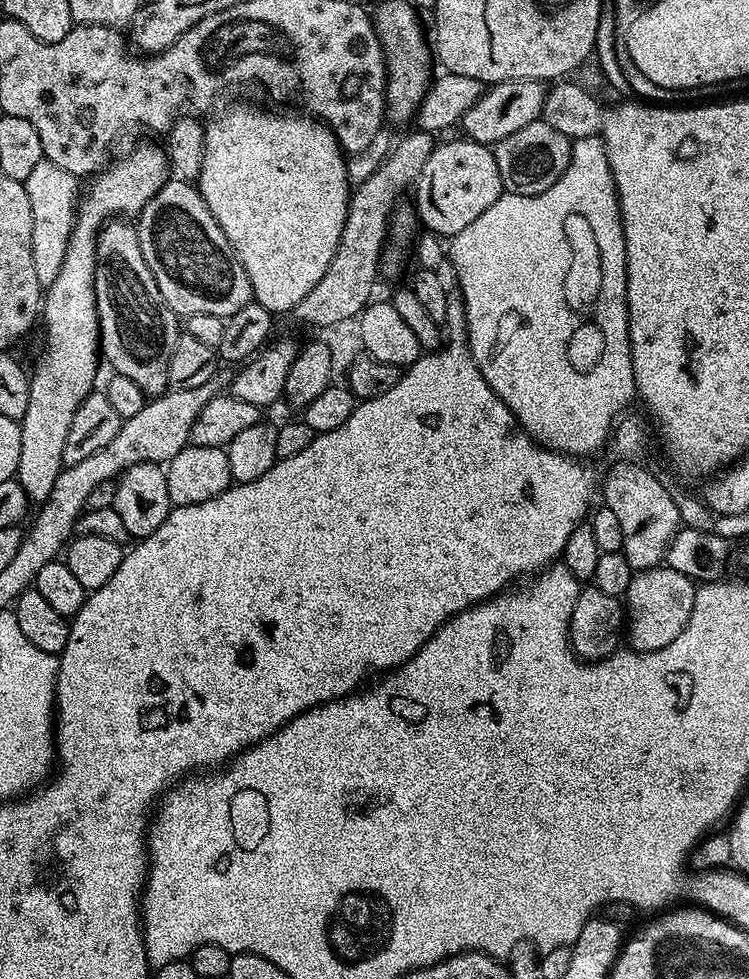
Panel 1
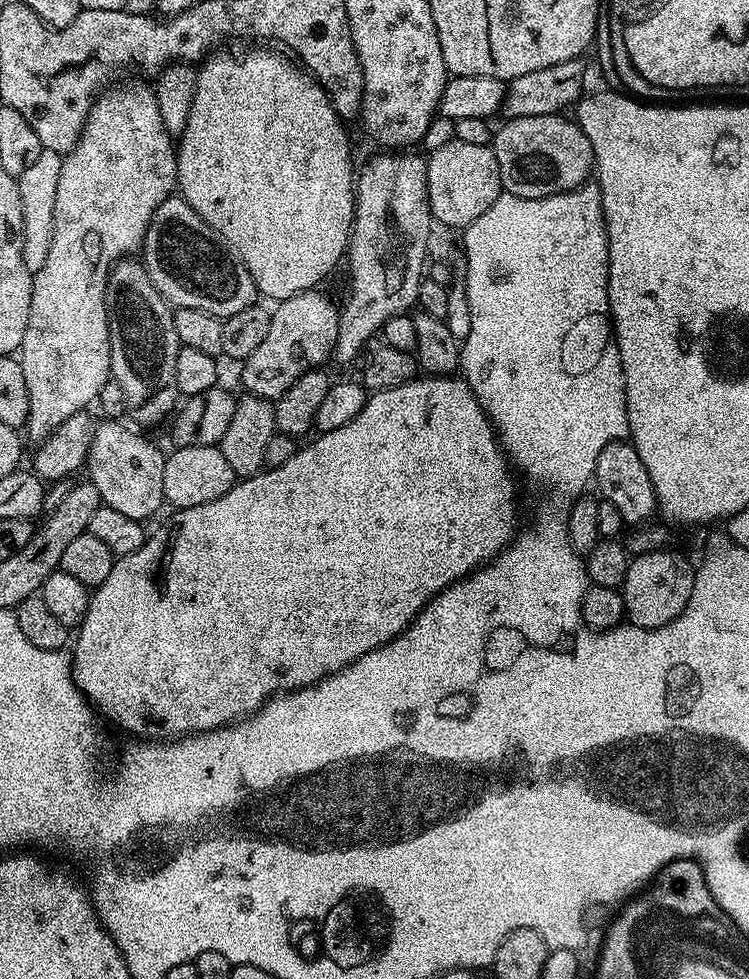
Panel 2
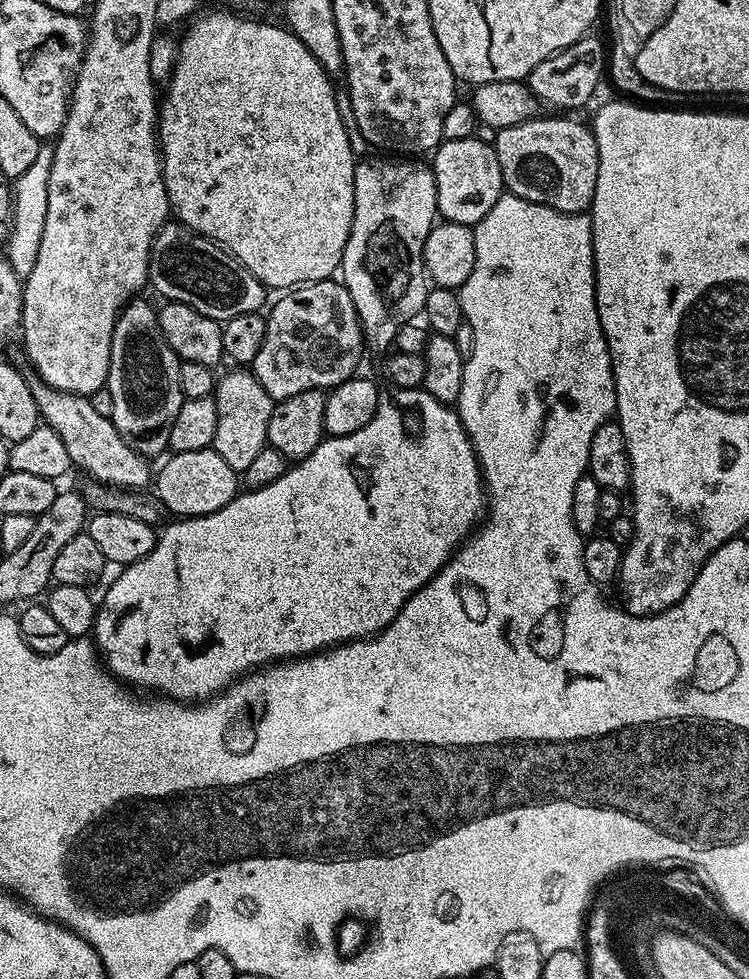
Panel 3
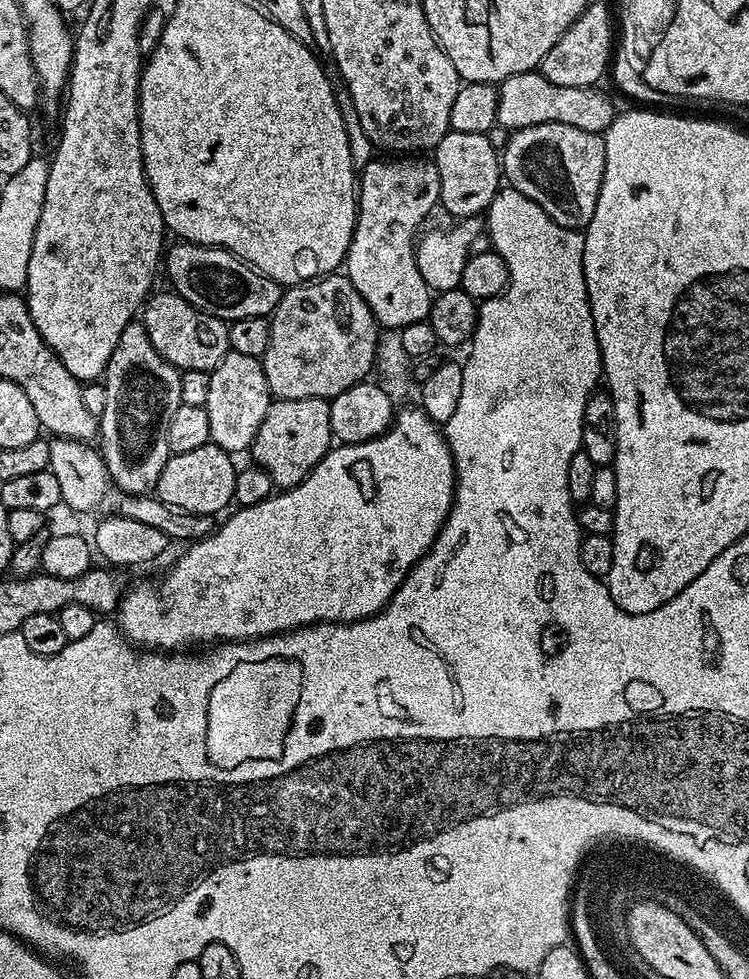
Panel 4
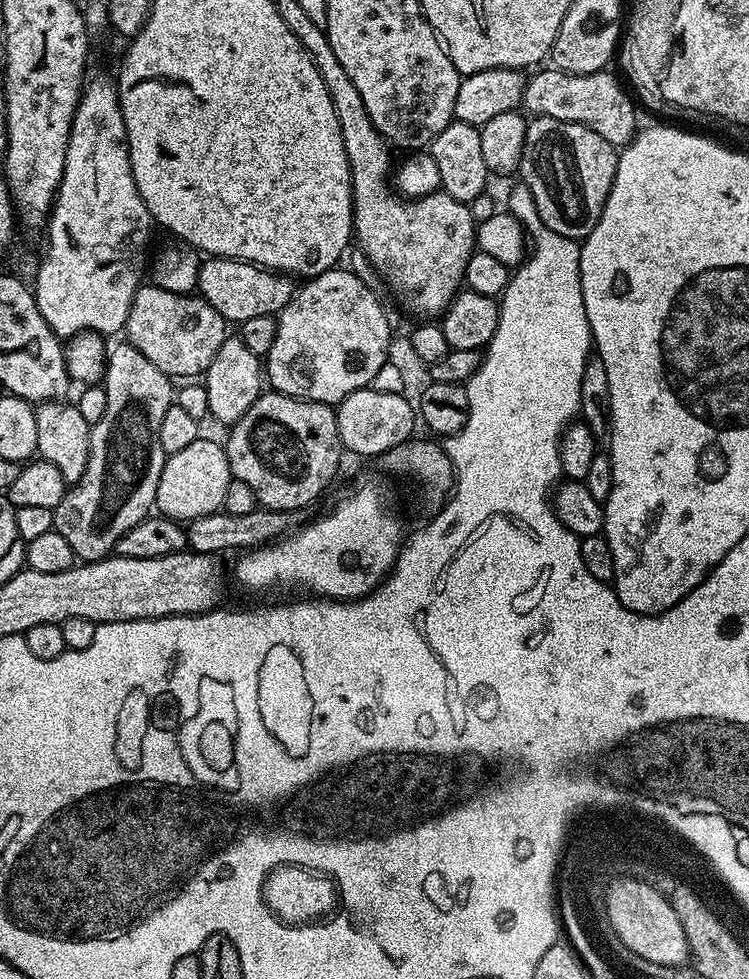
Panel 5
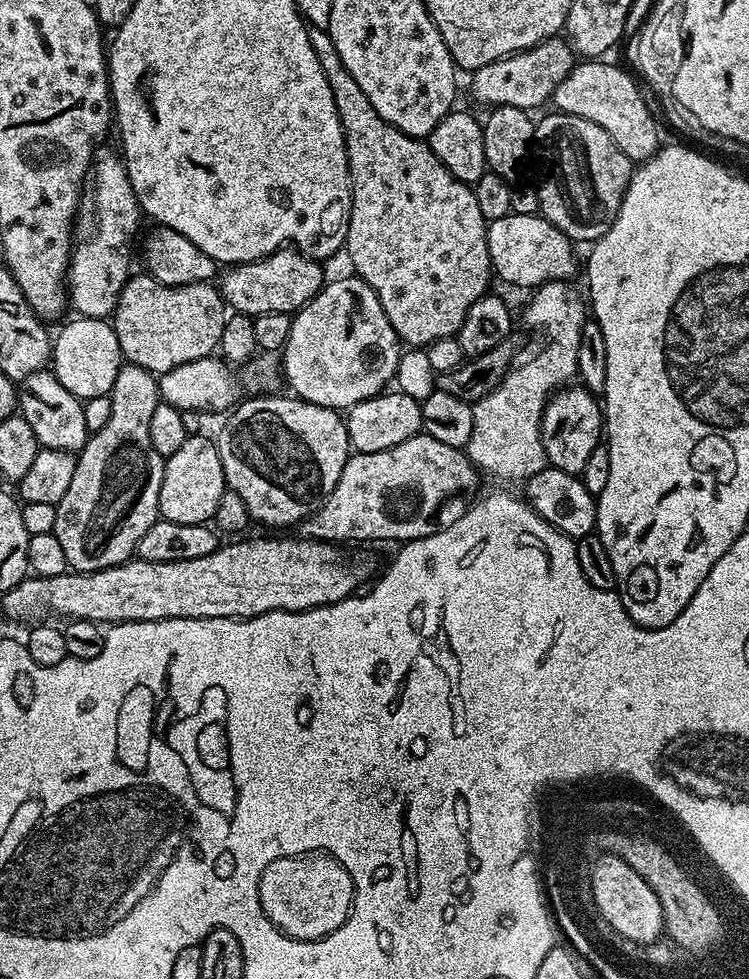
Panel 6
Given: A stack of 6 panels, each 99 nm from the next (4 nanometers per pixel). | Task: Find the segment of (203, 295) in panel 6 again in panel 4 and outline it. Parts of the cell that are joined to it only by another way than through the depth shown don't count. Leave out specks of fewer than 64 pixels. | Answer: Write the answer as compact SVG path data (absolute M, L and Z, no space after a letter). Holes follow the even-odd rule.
M171 290L158 292L149 295L142 309L142 323L154 350L158 350L158 354L162 354L166 362L178 369L211 372L230 351L228 324L217 316L198 310L193 304L186 302L186 298Z

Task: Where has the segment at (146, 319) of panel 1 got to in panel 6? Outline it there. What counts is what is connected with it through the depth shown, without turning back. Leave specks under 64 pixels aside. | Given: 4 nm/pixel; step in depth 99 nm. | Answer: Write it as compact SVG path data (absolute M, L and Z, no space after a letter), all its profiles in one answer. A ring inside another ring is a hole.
M125 363L118 370L117 381L114 382L110 395L110 422L106 422L102 430L89 435L76 456L76 469L70 487L56 505L54 532L66 554L68 567L73 572L97 572L128 563L136 556L136 547L142 534L146 534L146 530L150 530L150 526L154 526L160 516L165 457L154 450L154 442L150 438L150 422L154 418L154 410L162 402L157 377L144 368L139 368L137 364Z

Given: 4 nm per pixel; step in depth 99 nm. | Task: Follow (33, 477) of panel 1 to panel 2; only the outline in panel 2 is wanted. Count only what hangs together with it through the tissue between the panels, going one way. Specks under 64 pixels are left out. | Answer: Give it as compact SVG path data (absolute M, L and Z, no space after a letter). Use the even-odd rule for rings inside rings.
M109 87L100 93L92 102L92 108L88 111L88 117L84 123L82 134L72 151L64 156L62 172L58 174L58 194L54 194L54 234L50 242L50 254L46 254L46 263L42 270L34 273L32 278L32 297L30 298L30 322L26 322L26 338L22 338L22 346L18 353L18 359L22 366L22 374L26 378L26 394L30 394L30 414L26 425L26 436L32 442L46 439L49 434L66 418L70 418L75 412L85 411L88 403L95 401L100 395L102 386L112 375L112 363L110 362L110 330L108 329L108 311L106 310L106 285L108 285L108 273L112 271L112 265L117 260L131 257L141 251L146 230L152 224L154 210L166 202L168 196L177 191L176 187L176 144L173 133L166 130L166 122L162 122L162 114L158 114L158 102L155 91L148 88L116 88Z

